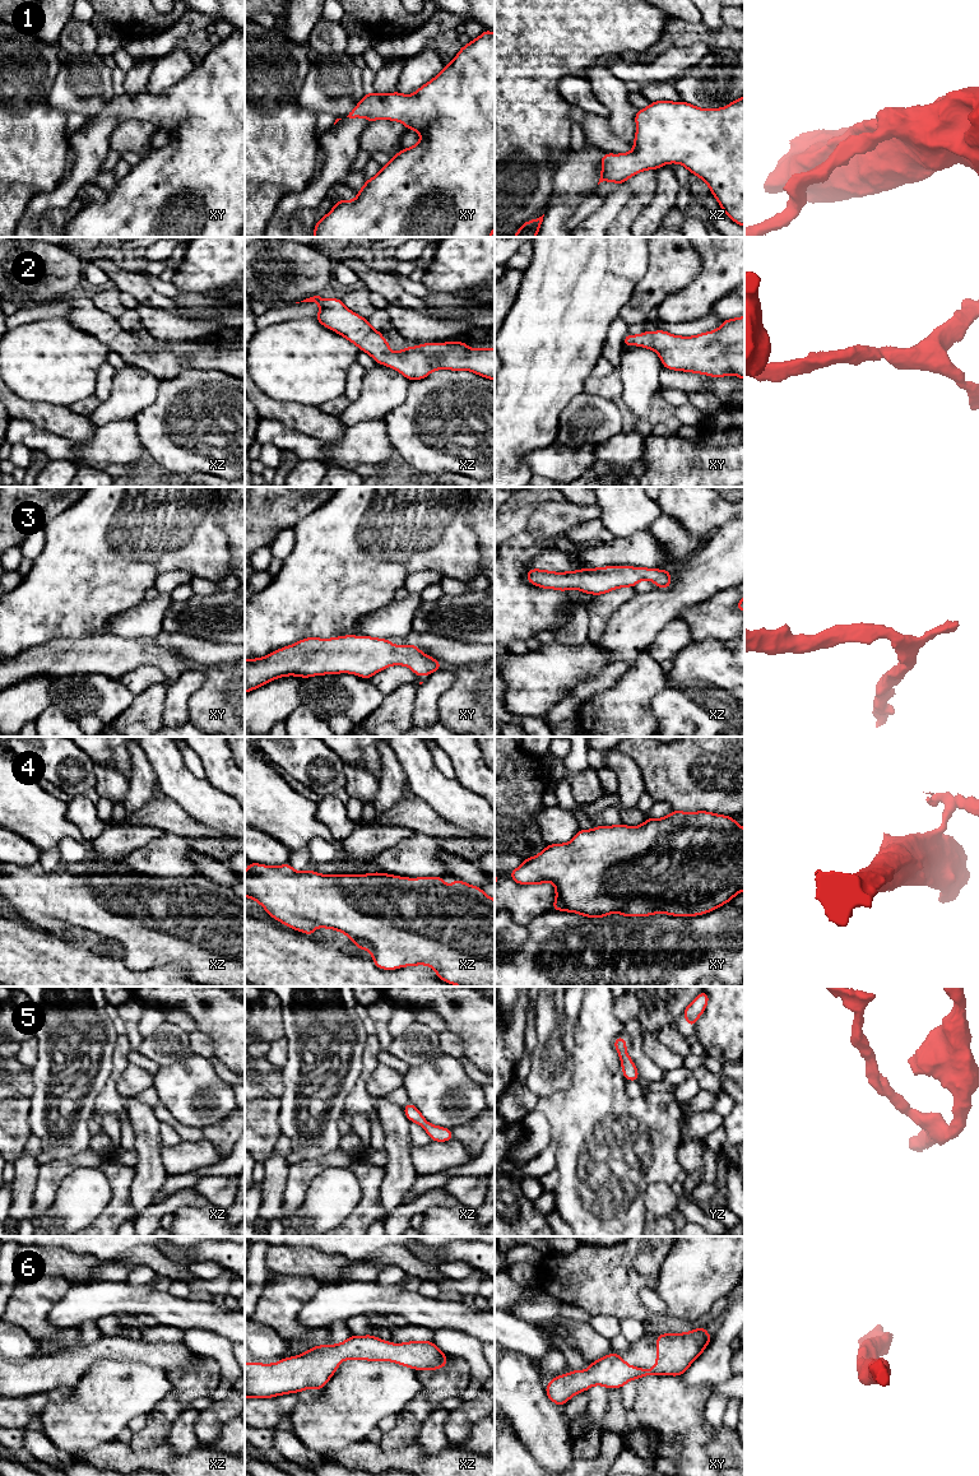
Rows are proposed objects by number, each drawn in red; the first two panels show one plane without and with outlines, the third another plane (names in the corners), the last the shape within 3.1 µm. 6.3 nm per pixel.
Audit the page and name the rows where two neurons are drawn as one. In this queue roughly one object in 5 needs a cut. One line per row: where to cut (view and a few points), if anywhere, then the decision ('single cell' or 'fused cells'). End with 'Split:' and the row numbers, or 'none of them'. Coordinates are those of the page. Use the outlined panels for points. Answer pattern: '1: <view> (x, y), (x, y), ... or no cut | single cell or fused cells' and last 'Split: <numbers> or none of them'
1: no cut | single cell
2: no cut | single cell
3: no cut | single cell
4: no cut | single cell
5: no cut | single cell
6: no cut | single cell
Split: none of them

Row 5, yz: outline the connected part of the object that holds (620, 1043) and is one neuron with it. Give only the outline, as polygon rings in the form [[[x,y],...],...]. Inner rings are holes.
[[[622,1036],[614,1039],[614,1049],[618,1052],[622,1073],[627,1081],[639,1081],[639,1072],[626,1050],[627,1040]]]

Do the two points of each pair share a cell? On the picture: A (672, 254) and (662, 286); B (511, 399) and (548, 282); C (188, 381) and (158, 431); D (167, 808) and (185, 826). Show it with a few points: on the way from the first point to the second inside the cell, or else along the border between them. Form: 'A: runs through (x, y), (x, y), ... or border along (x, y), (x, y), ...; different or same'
A: runs through (672, 261), (672, 267), (662, 278); same
B: runs through (541, 370), (548, 348), (548, 311); same
C: runs through (175, 393), (174, 400), (163, 411), (161, 418); same
D: runs through (171, 812), (181, 822); same

